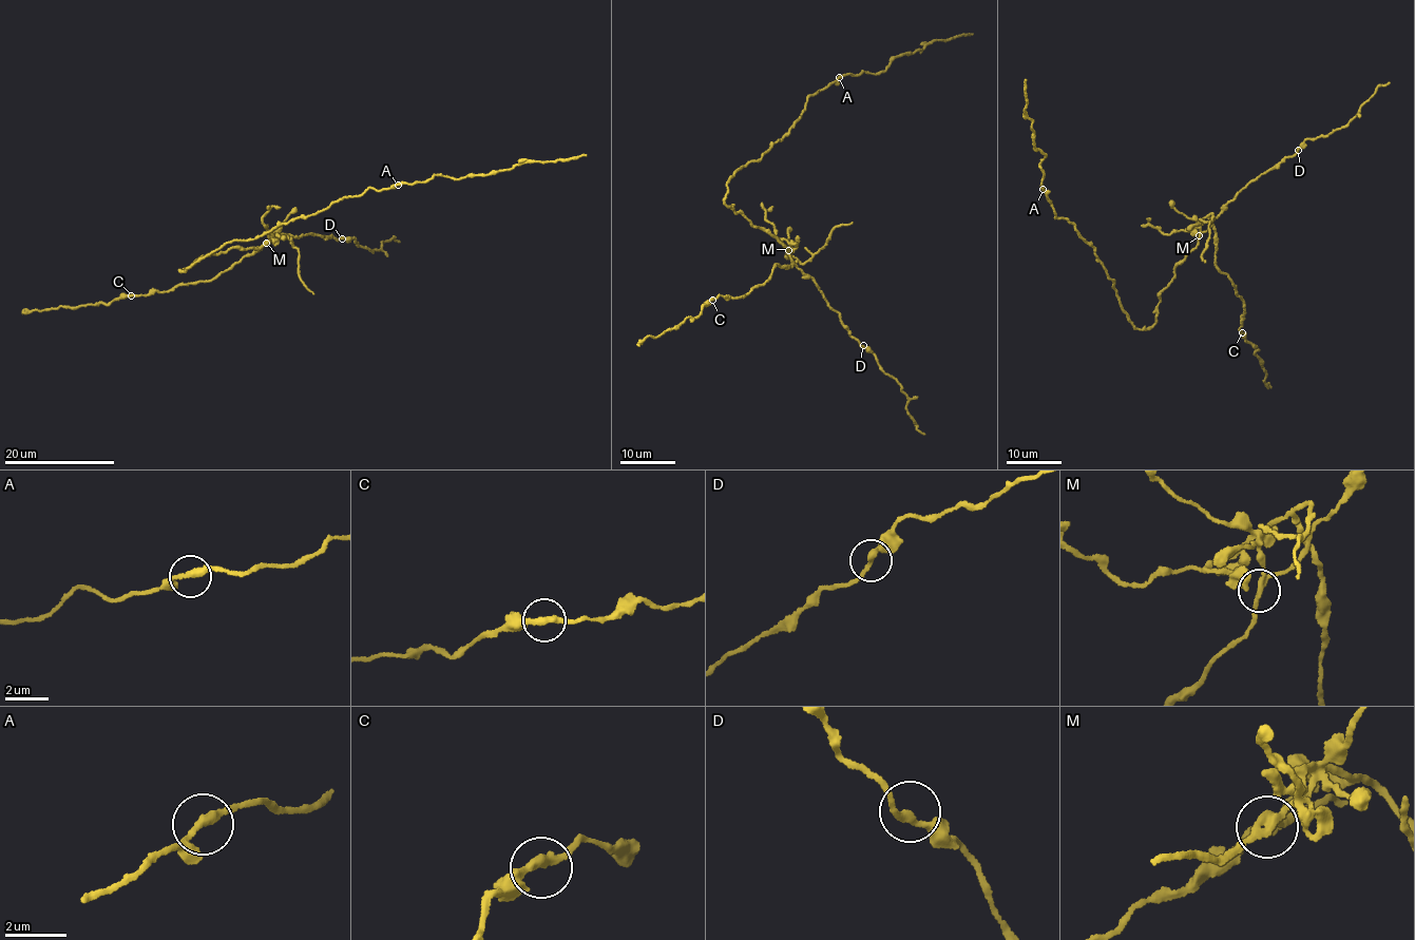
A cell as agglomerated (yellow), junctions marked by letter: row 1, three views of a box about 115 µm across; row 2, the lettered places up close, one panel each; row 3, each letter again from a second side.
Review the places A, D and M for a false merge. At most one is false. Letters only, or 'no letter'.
M

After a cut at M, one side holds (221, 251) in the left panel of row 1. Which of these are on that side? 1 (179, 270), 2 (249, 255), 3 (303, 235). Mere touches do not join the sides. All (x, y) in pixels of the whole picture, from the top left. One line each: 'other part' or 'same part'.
1: same part
2: other part
3: same part

